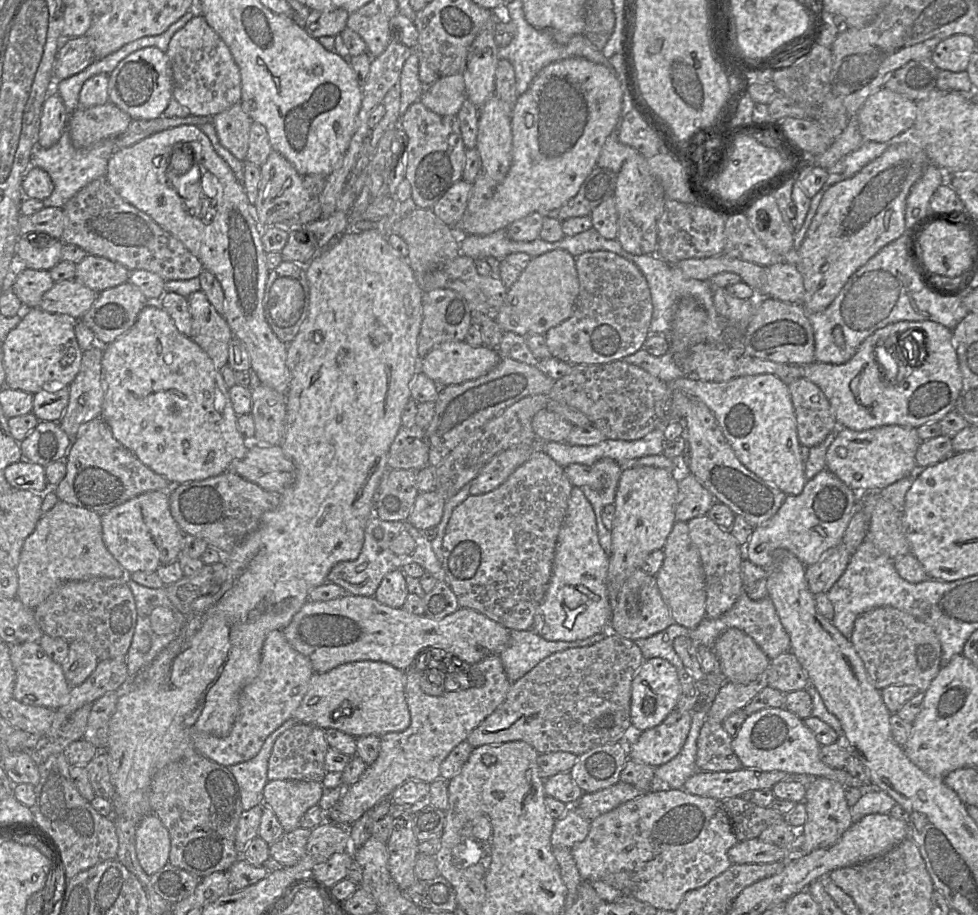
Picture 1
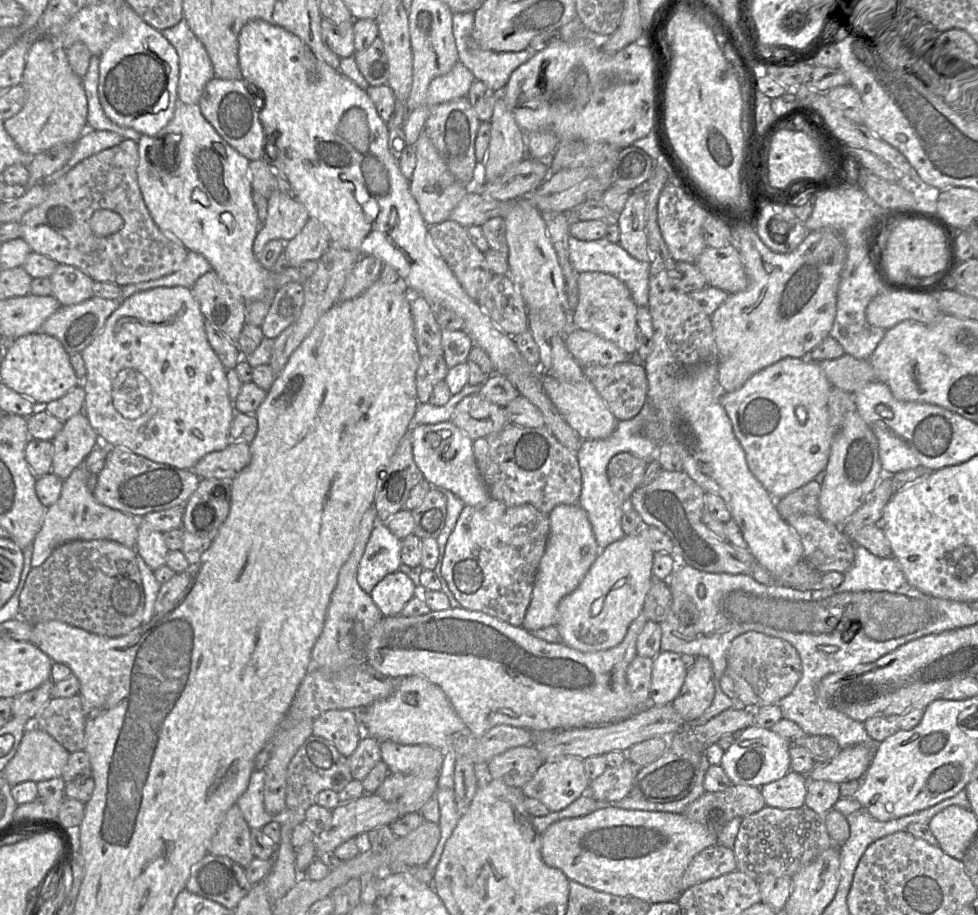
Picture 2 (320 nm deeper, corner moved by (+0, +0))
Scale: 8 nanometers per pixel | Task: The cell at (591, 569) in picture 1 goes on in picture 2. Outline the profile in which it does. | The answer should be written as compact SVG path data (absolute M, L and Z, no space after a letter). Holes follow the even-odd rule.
M560 504L549 513L549 536L544 554L535 574L531 600L522 627L534 631L556 626L558 604L574 591L600 553L586 512L579 504Z

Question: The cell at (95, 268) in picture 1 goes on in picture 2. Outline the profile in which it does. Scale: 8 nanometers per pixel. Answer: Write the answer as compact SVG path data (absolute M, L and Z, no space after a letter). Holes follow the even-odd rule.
M58 264L49 278L52 284L52 296L61 306L79 304L93 297L94 281L74 266Z

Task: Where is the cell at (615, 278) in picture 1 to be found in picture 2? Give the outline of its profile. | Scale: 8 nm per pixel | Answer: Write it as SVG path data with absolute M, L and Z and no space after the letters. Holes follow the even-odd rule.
M602 272L578 274L578 303L571 313L573 328L596 334L632 355L638 349L637 309L630 291L616 277Z

